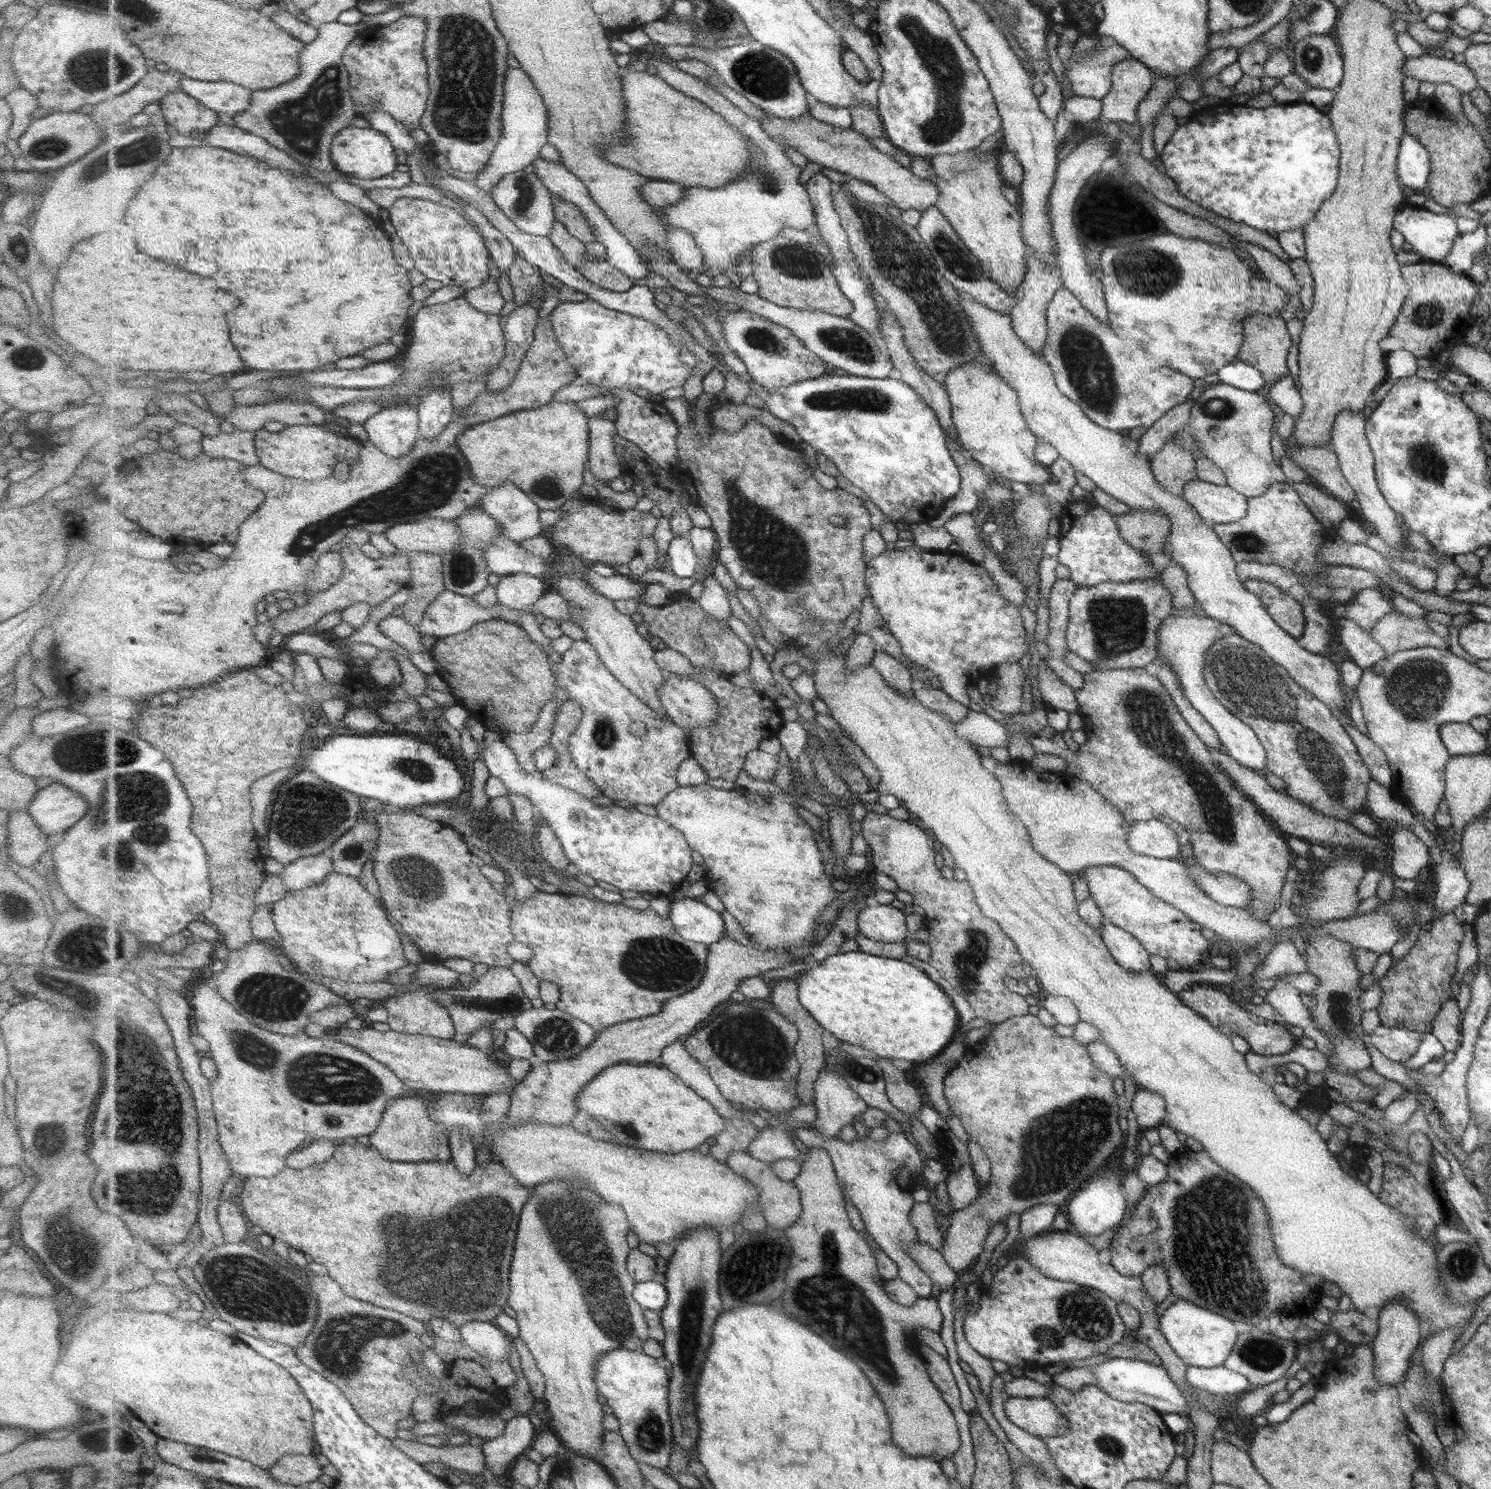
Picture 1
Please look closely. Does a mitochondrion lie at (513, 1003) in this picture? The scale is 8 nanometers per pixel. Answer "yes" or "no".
yes

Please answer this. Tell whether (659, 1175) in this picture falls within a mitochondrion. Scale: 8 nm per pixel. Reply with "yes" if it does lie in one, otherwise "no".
no

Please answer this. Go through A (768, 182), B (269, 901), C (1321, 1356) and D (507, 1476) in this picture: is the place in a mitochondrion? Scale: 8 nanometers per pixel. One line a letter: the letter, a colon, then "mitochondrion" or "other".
A: mitochondrion
B: other
C: other
D: other

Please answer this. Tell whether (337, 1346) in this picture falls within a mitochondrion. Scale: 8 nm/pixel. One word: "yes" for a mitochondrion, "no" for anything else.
yes

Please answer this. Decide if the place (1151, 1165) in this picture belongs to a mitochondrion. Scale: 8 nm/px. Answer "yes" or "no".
no

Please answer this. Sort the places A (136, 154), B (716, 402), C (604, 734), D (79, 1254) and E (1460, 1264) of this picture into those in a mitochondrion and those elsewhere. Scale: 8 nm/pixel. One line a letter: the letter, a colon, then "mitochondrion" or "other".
A: mitochondrion
B: other
C: mitochondrion
D: mitochondrion
E: mitochondrion

